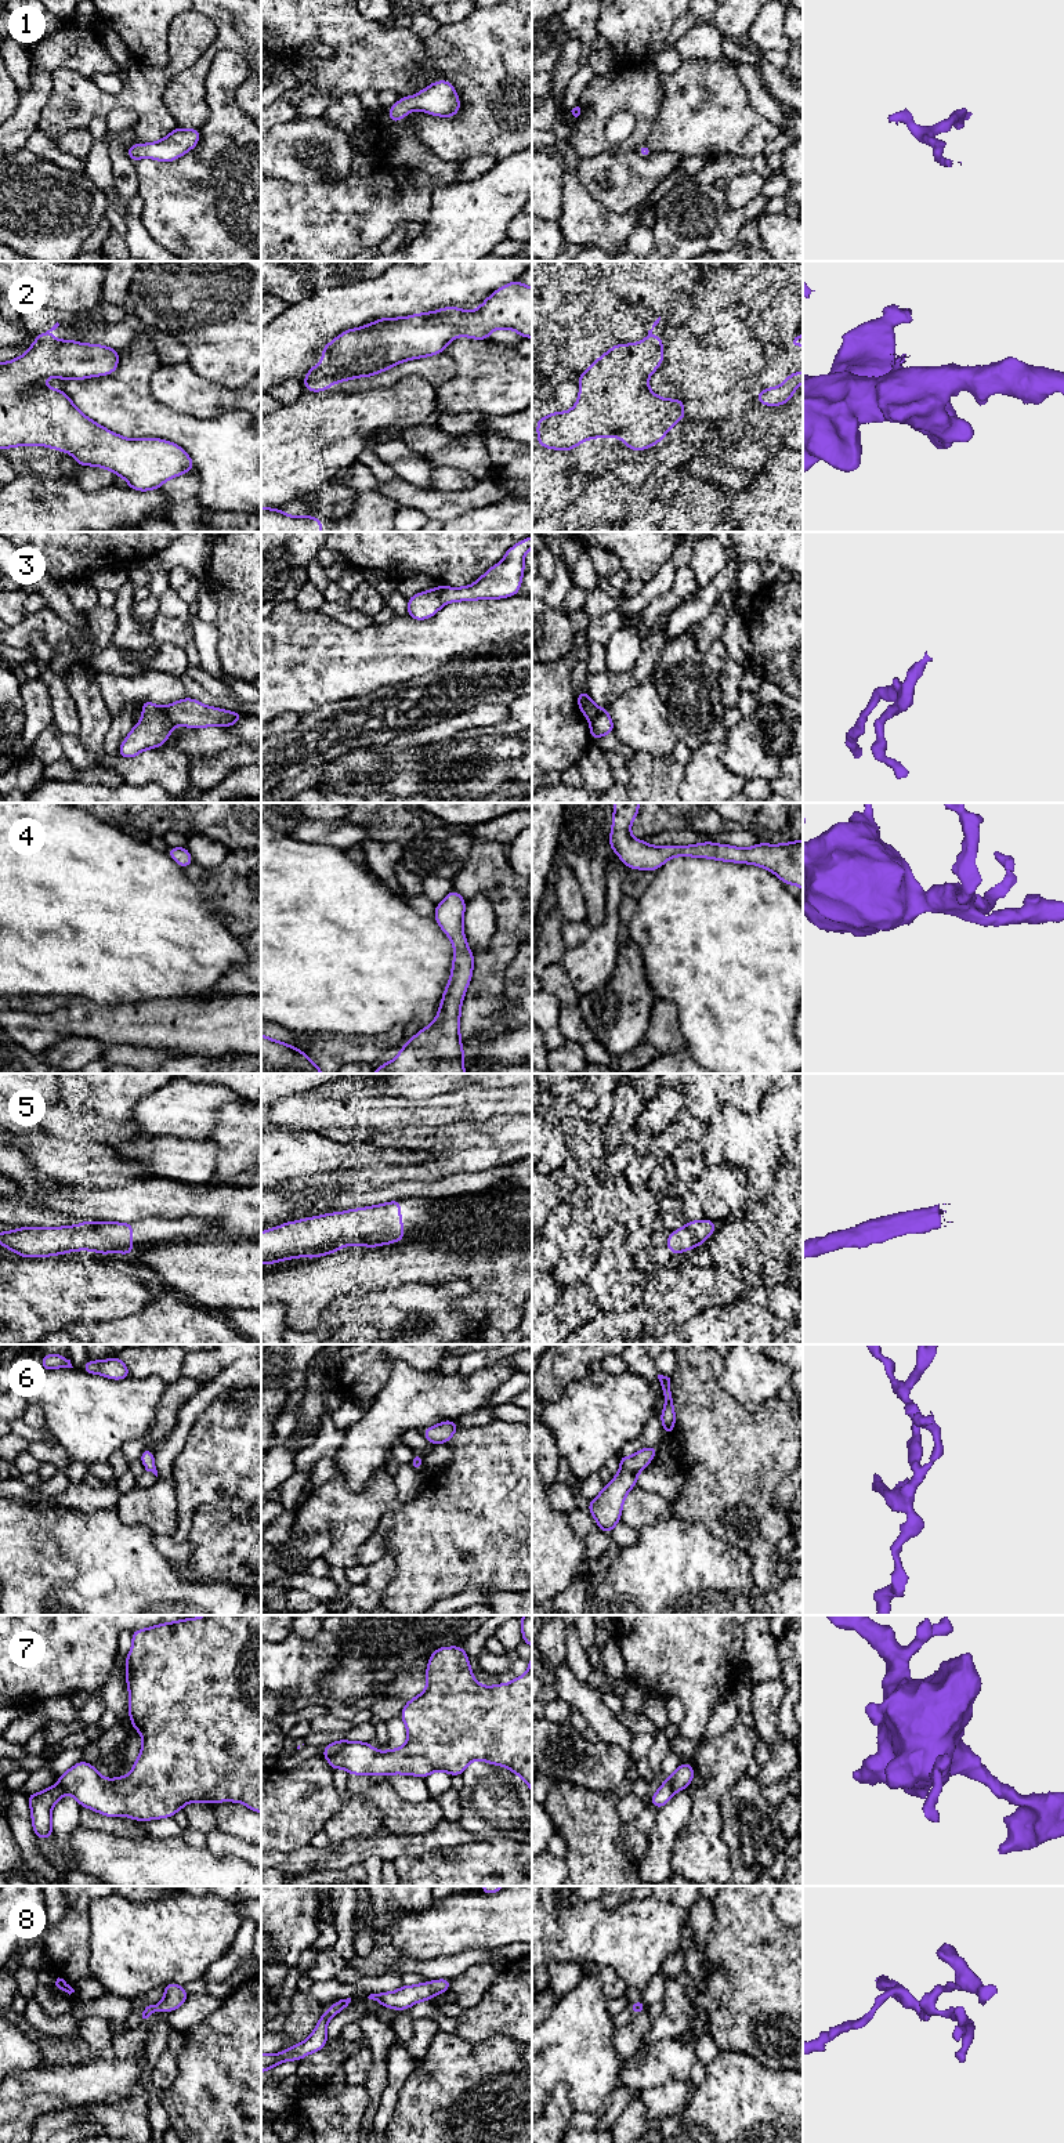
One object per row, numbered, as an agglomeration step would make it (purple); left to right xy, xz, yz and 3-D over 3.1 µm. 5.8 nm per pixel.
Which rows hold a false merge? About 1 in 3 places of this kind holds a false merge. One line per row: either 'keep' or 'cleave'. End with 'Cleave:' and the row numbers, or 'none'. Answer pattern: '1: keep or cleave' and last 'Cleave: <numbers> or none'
1: keep
2: cleave
3: cleave
4: keep
5: keep
6: keep
7: cleave
8: keep
Cleave: 2, 3, 7

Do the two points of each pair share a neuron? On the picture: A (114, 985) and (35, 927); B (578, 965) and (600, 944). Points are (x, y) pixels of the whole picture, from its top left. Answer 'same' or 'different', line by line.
A: same
B: same

